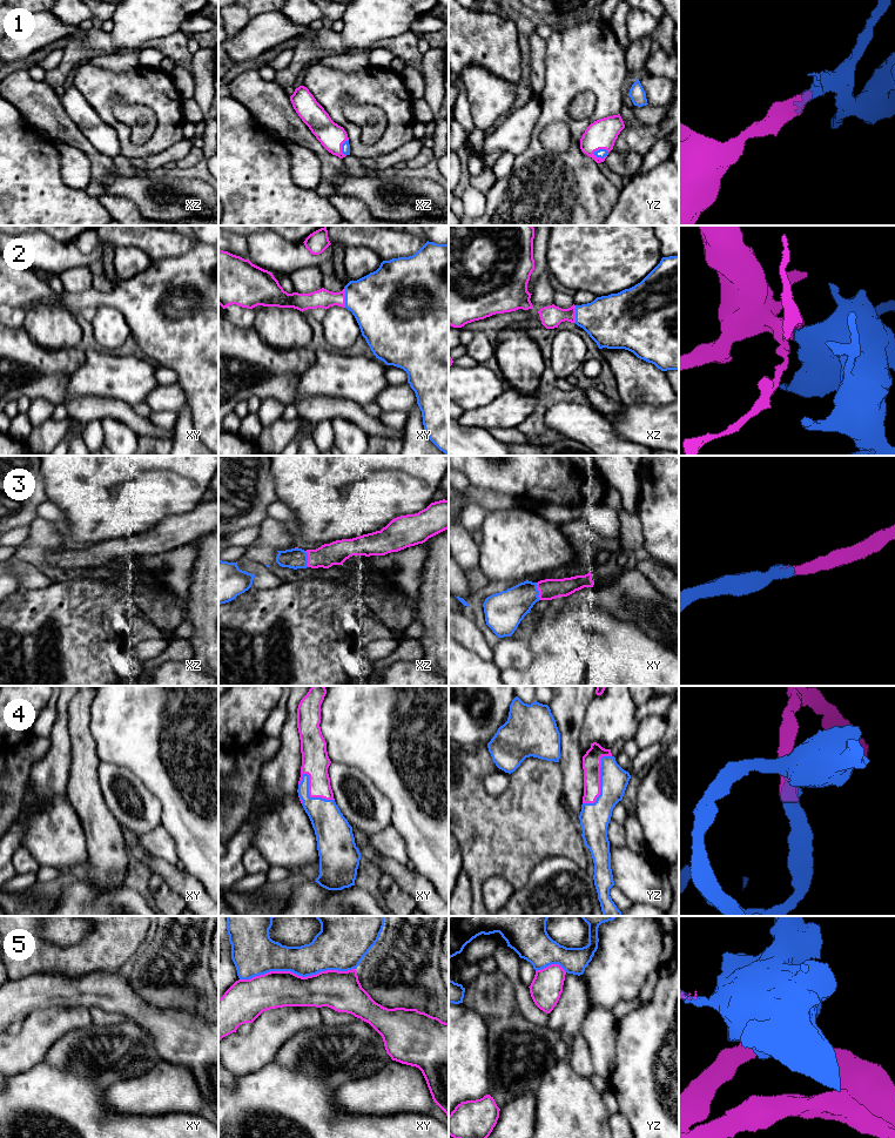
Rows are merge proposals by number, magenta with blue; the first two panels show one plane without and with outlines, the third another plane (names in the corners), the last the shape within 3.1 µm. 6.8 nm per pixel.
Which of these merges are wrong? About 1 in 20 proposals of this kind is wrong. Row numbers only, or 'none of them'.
none of them

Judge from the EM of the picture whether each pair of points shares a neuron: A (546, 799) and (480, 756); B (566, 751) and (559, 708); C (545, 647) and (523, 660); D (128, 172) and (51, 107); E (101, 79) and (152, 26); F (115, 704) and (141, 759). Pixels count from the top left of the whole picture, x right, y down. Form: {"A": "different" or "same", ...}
{"A": "same", "B": "same", "C": "different", "D": "different", "E": "different", "F": "same"}

